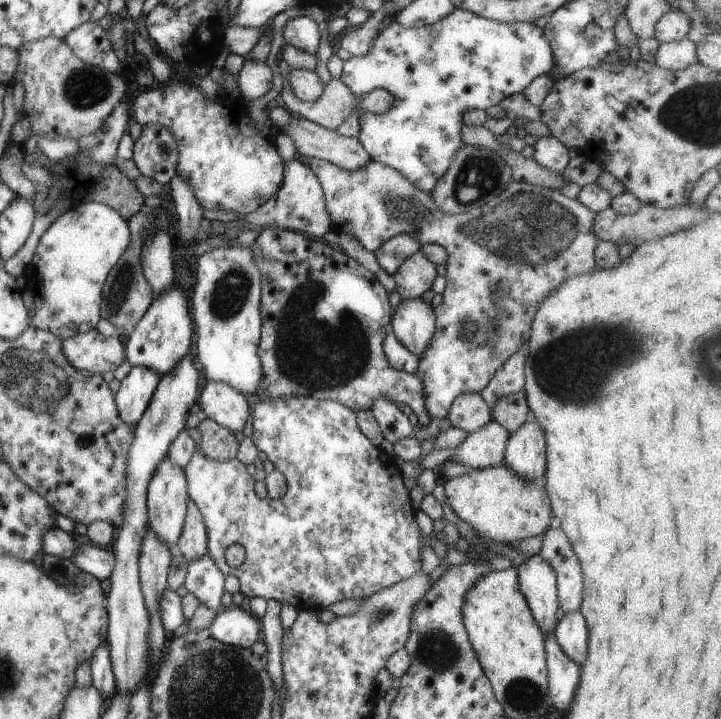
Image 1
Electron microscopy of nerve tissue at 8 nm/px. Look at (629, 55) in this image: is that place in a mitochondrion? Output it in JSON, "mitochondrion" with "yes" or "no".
{"mitochondrion":"no"}

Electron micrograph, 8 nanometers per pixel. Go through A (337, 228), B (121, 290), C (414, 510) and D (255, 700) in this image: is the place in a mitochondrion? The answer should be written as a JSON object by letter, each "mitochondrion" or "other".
{"A":"other","B":"mitochondrion","C":"other","D":"mitochondrion"}

